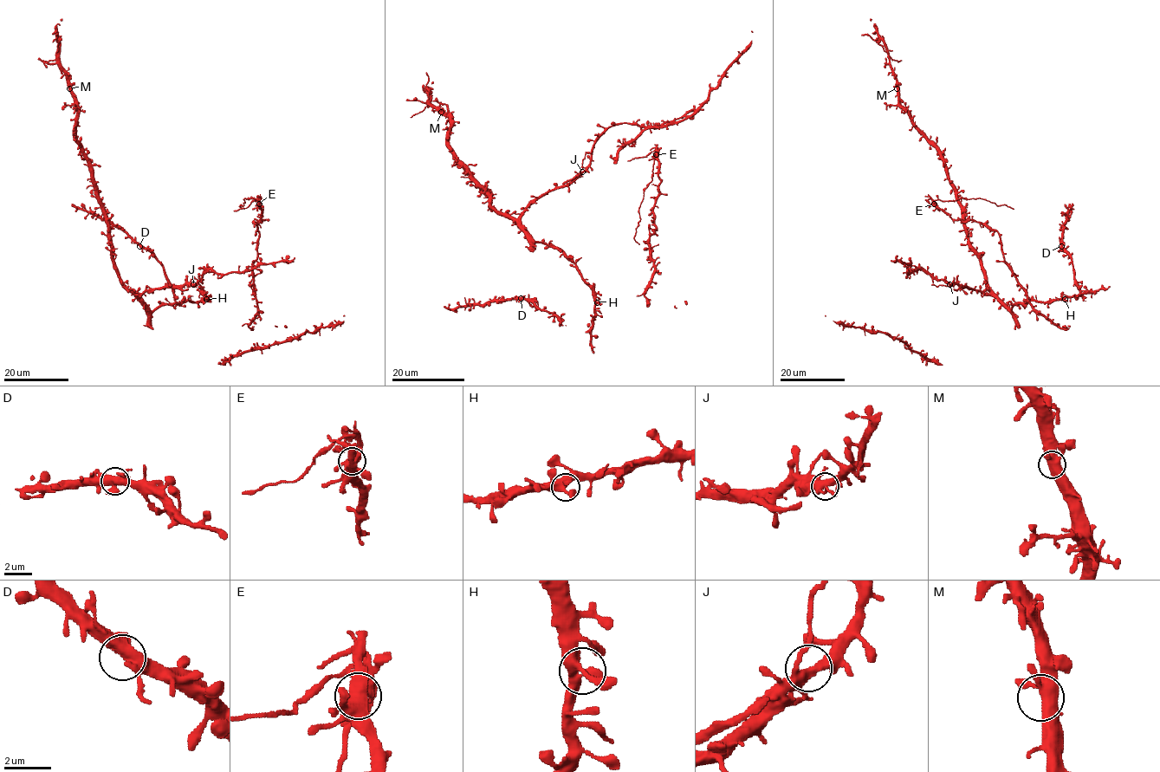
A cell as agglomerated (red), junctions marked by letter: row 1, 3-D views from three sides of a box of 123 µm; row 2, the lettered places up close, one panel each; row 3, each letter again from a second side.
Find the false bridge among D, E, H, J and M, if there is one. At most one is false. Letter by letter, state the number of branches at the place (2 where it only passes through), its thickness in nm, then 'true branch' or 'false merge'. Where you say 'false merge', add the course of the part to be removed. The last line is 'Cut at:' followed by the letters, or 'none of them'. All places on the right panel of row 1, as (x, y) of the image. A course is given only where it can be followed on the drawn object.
D: branches 4; calibre 440 nm; true branch
E: branches 4; calibre 440 nm; false merge; course (934, 203), (936, 200), (981, 198), (1014, 209)
H: branches 4; calibre 400 nm; true branch
J: branches 4; calibre 400 nm; true branch
M: branches 4; calibre 460 nm; true branch
Cut at: E

